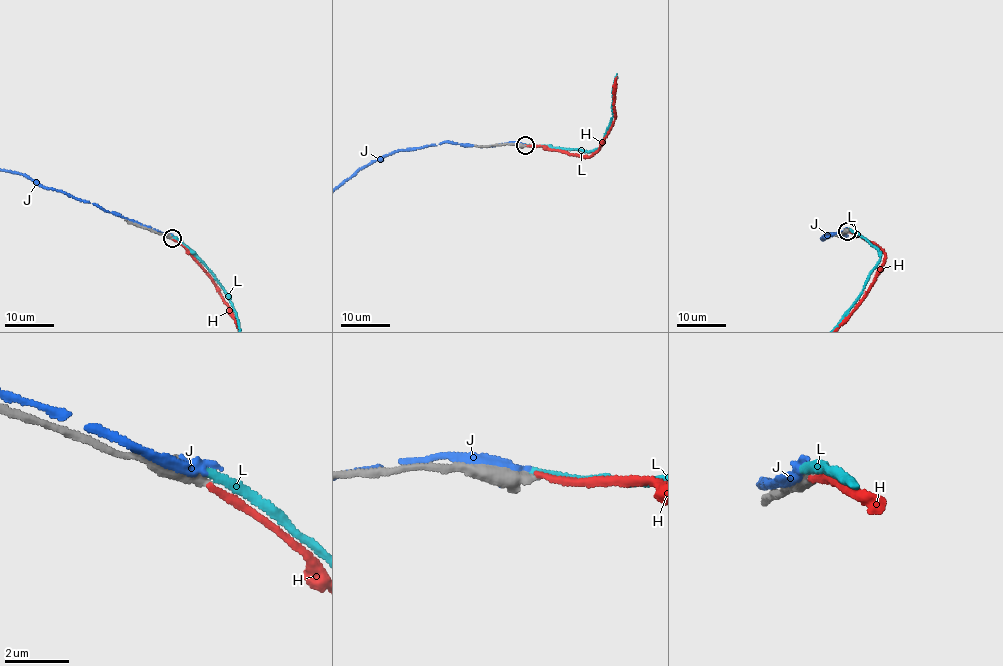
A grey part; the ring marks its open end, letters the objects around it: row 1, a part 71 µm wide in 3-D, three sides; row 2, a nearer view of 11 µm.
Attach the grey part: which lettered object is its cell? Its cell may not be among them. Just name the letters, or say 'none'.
none

